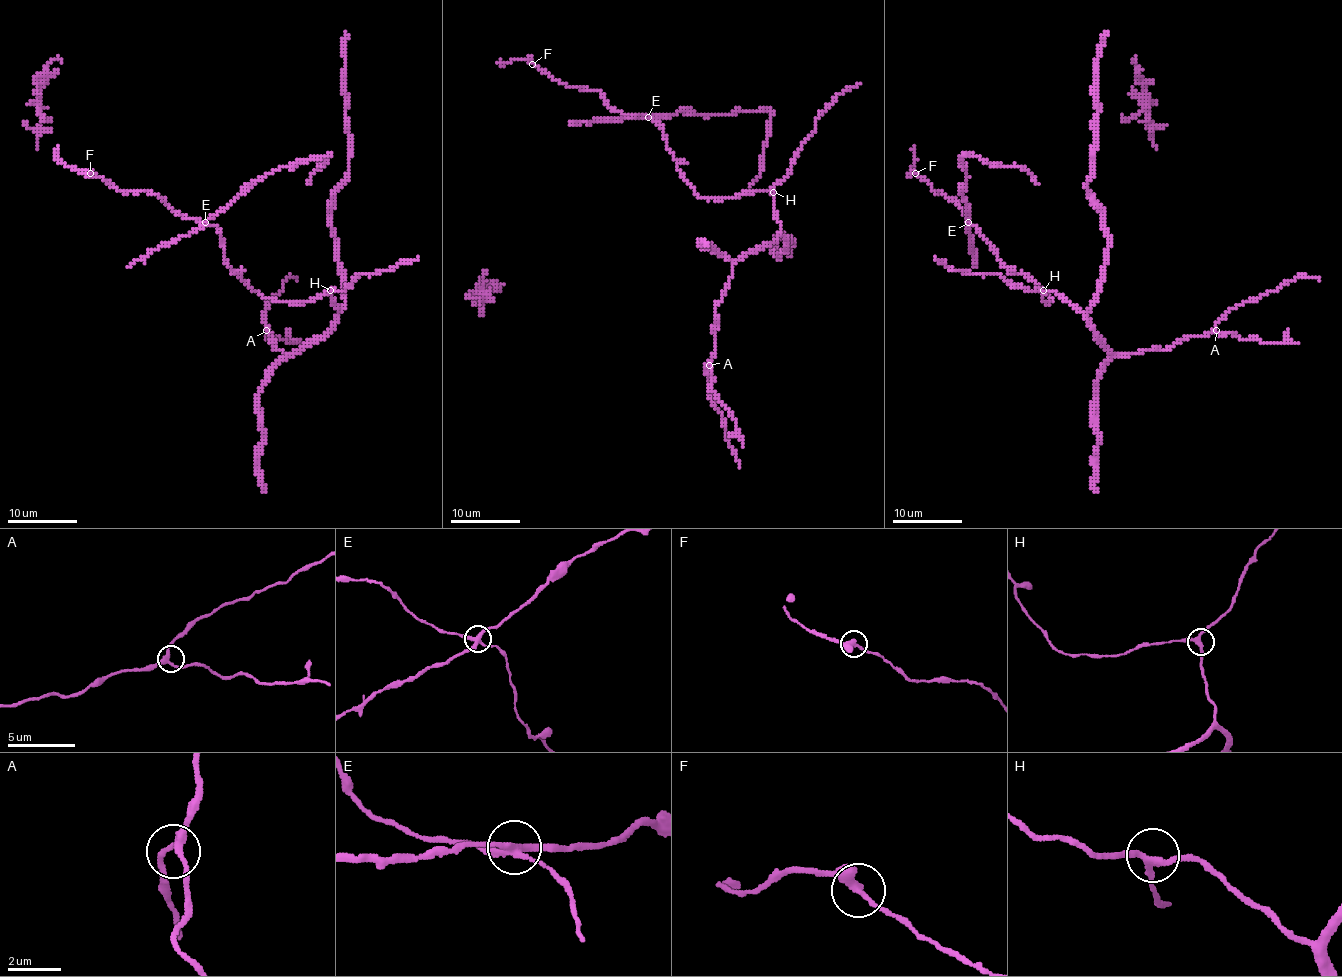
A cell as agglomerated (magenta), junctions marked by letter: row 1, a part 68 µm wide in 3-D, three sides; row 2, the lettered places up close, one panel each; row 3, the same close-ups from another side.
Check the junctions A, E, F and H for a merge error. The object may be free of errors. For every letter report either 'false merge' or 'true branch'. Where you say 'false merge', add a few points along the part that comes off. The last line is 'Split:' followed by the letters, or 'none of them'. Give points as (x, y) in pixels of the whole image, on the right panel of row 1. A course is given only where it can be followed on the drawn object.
A: true branch
E: false merge; foreign part runs (969, 223), (967, 202), (962, 197), (967, 167), (960, 157), (963, 153), (998, 166), (1022, 167), (1038, 185)
F: true branch
H: true branch
Split: E

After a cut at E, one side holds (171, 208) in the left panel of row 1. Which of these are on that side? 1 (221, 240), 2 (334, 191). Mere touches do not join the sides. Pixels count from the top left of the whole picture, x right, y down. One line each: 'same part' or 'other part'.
1: same part
2: same part

